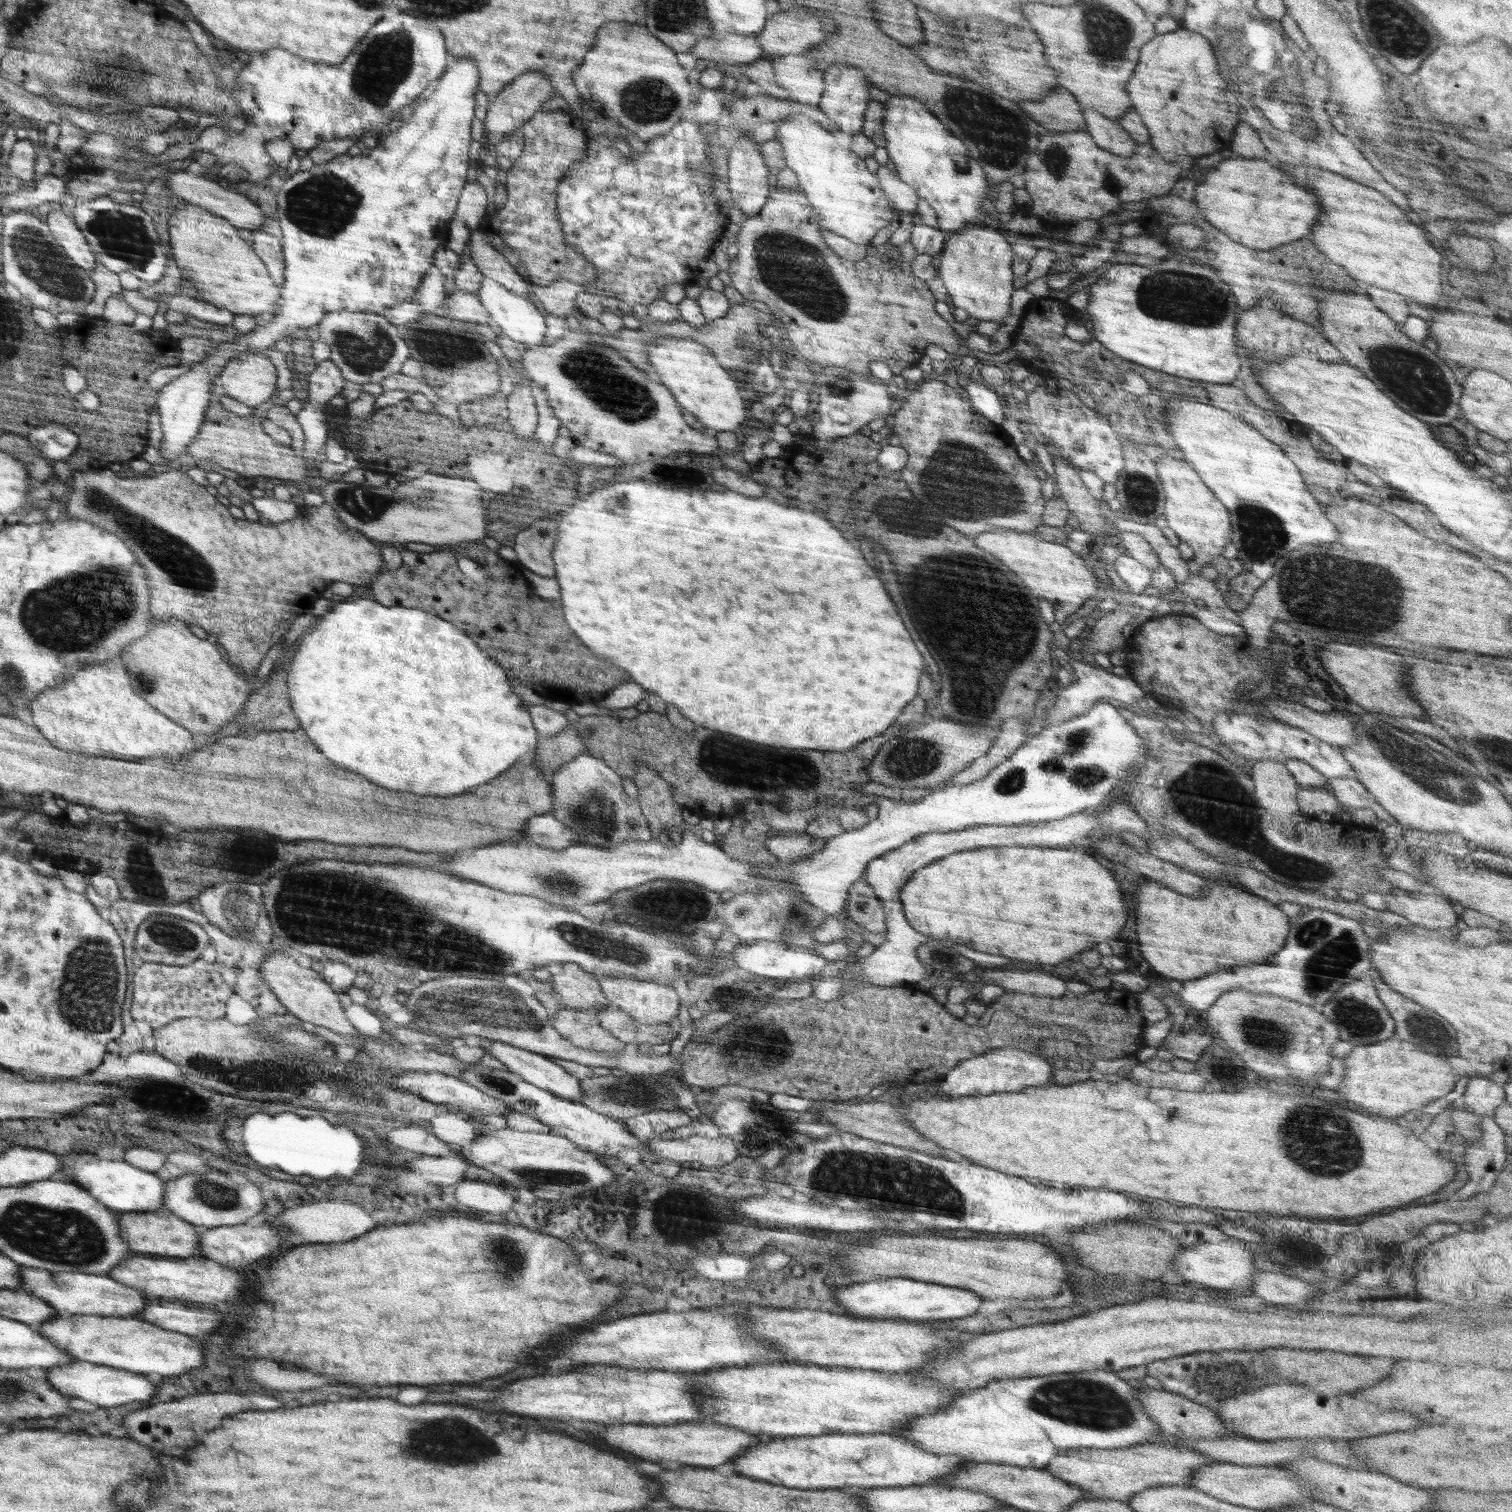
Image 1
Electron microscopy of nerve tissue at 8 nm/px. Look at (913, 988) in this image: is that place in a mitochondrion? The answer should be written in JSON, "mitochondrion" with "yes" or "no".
{"mitochondrion":"no"}

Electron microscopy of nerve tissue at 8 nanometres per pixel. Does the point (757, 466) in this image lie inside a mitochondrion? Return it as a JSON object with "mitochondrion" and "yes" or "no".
{"mitochondrion":"no"}

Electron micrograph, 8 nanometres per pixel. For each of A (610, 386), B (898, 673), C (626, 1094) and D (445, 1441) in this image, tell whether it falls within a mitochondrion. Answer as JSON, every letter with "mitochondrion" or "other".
{"A":"mitochondrion","B":"other","C":"mitochondrion","D":"mitochondrion"}

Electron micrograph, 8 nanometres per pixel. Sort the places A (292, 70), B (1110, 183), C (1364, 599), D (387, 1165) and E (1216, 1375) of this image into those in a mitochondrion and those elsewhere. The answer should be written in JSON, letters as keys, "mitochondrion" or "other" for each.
{"A":"other","B":"mitochondrion","C":"mitochondrion","D":"other","E":"mitochondrion"}

